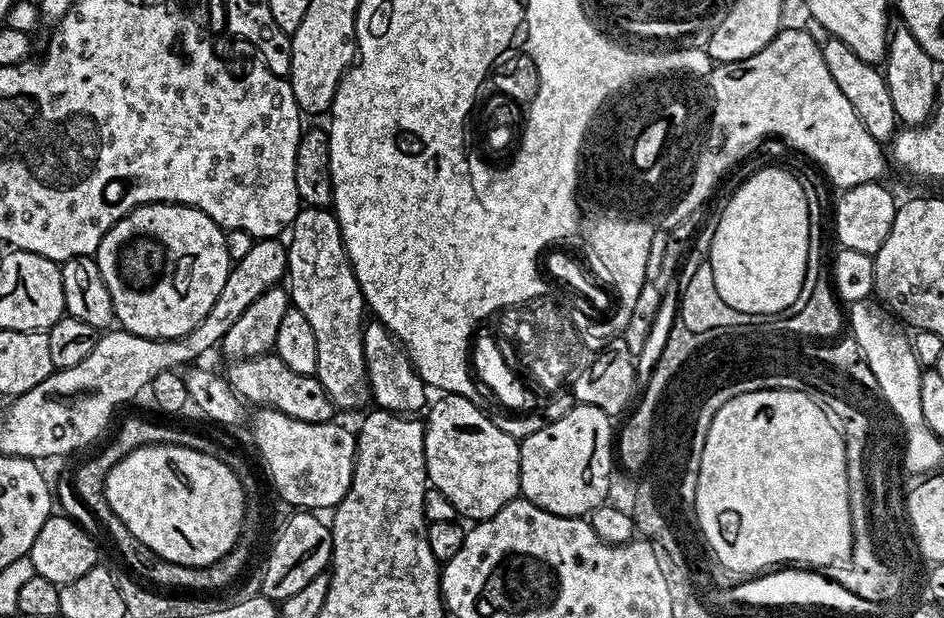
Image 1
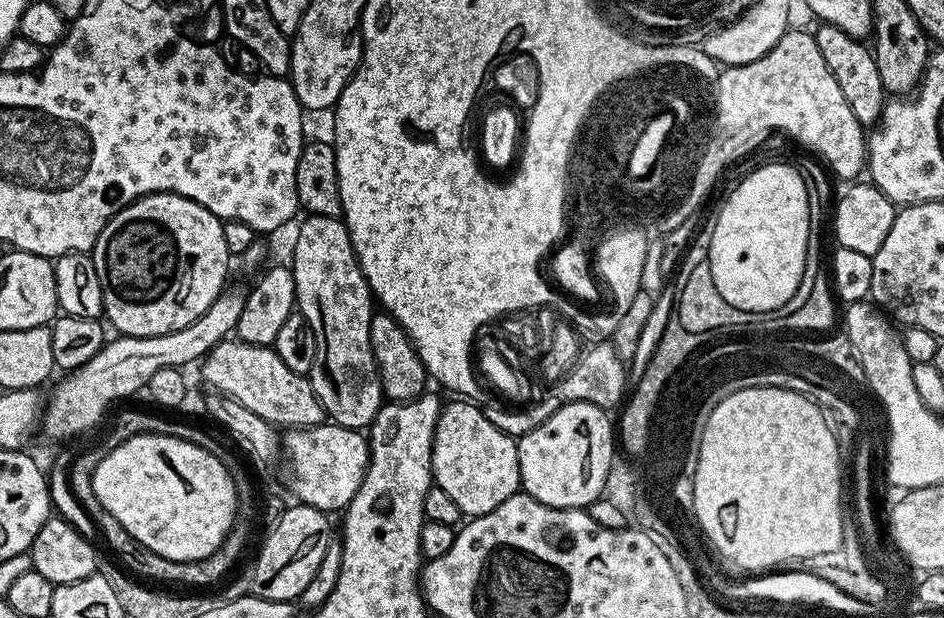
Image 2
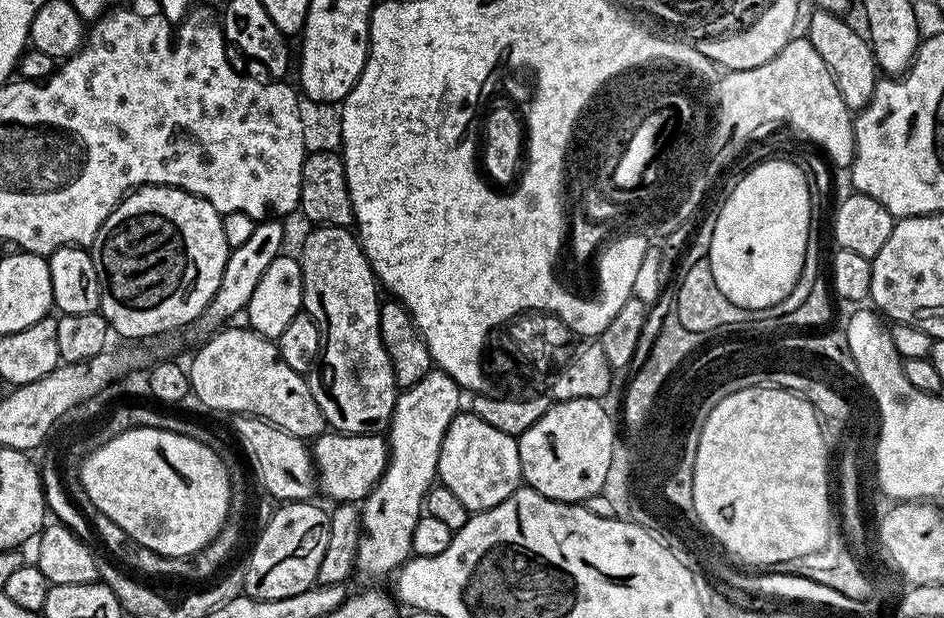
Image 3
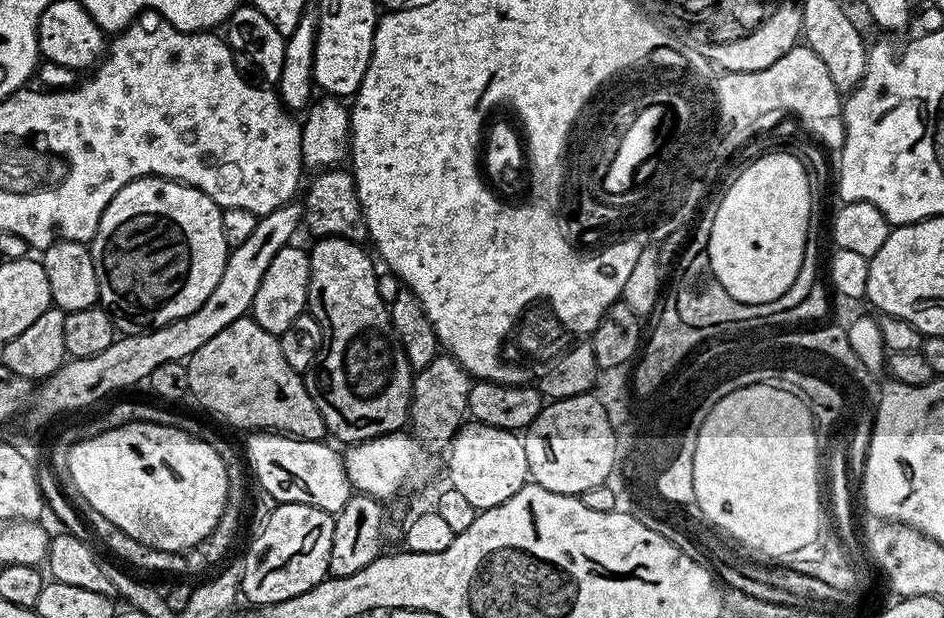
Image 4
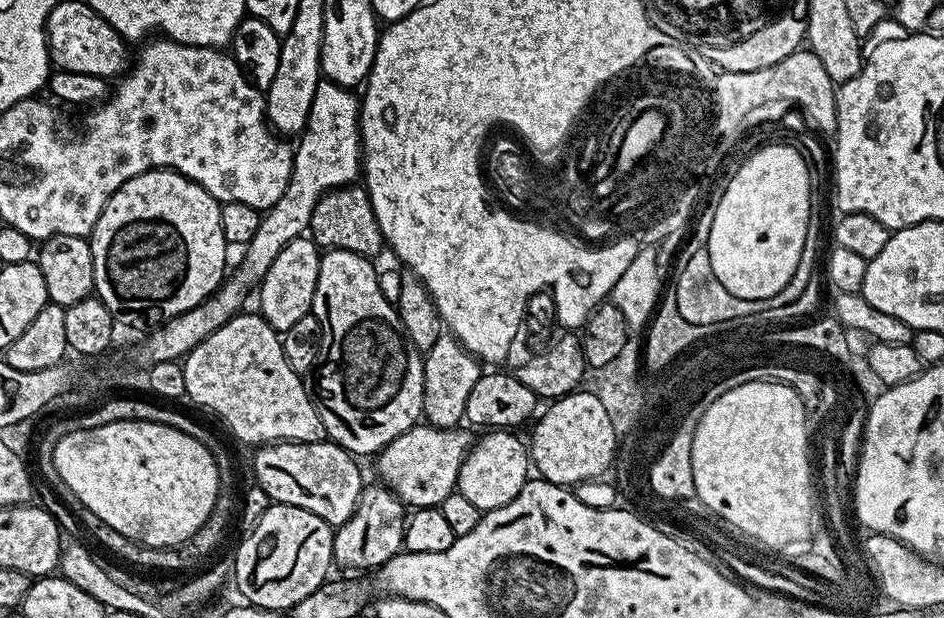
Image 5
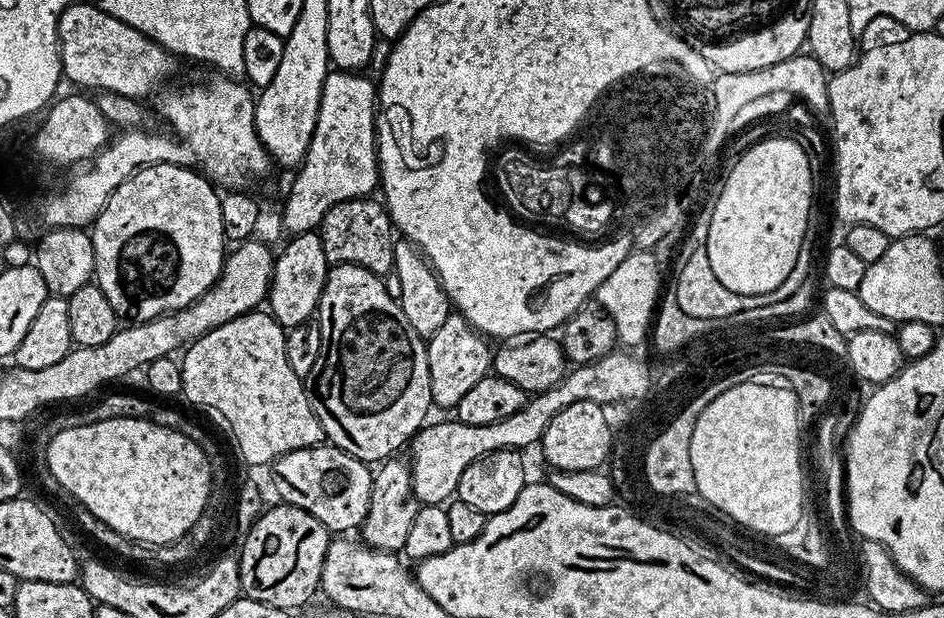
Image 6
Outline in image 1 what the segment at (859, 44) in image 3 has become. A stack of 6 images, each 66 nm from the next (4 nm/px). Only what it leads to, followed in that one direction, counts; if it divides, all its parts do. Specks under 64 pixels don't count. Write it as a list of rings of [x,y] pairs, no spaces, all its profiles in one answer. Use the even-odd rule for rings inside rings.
[[[829,38],[820,44],[820,49],[826,62],[826,70],[830,70],[830,78],[834,78],[838,90],[846,94],[846,102],[854,106],[854,114],[858,114],[862,126],[866,126],[870,138],[877,140],[881,146],[887,145],[896,137],[901,122],[896,117],[894,102],[890,99],[890,90],[884,80],[883,71],[877,65],[858,58],[858,54],[854,54],[854,50],[850,50],[850,46],[846,46],[846,42],[841,40]]]

